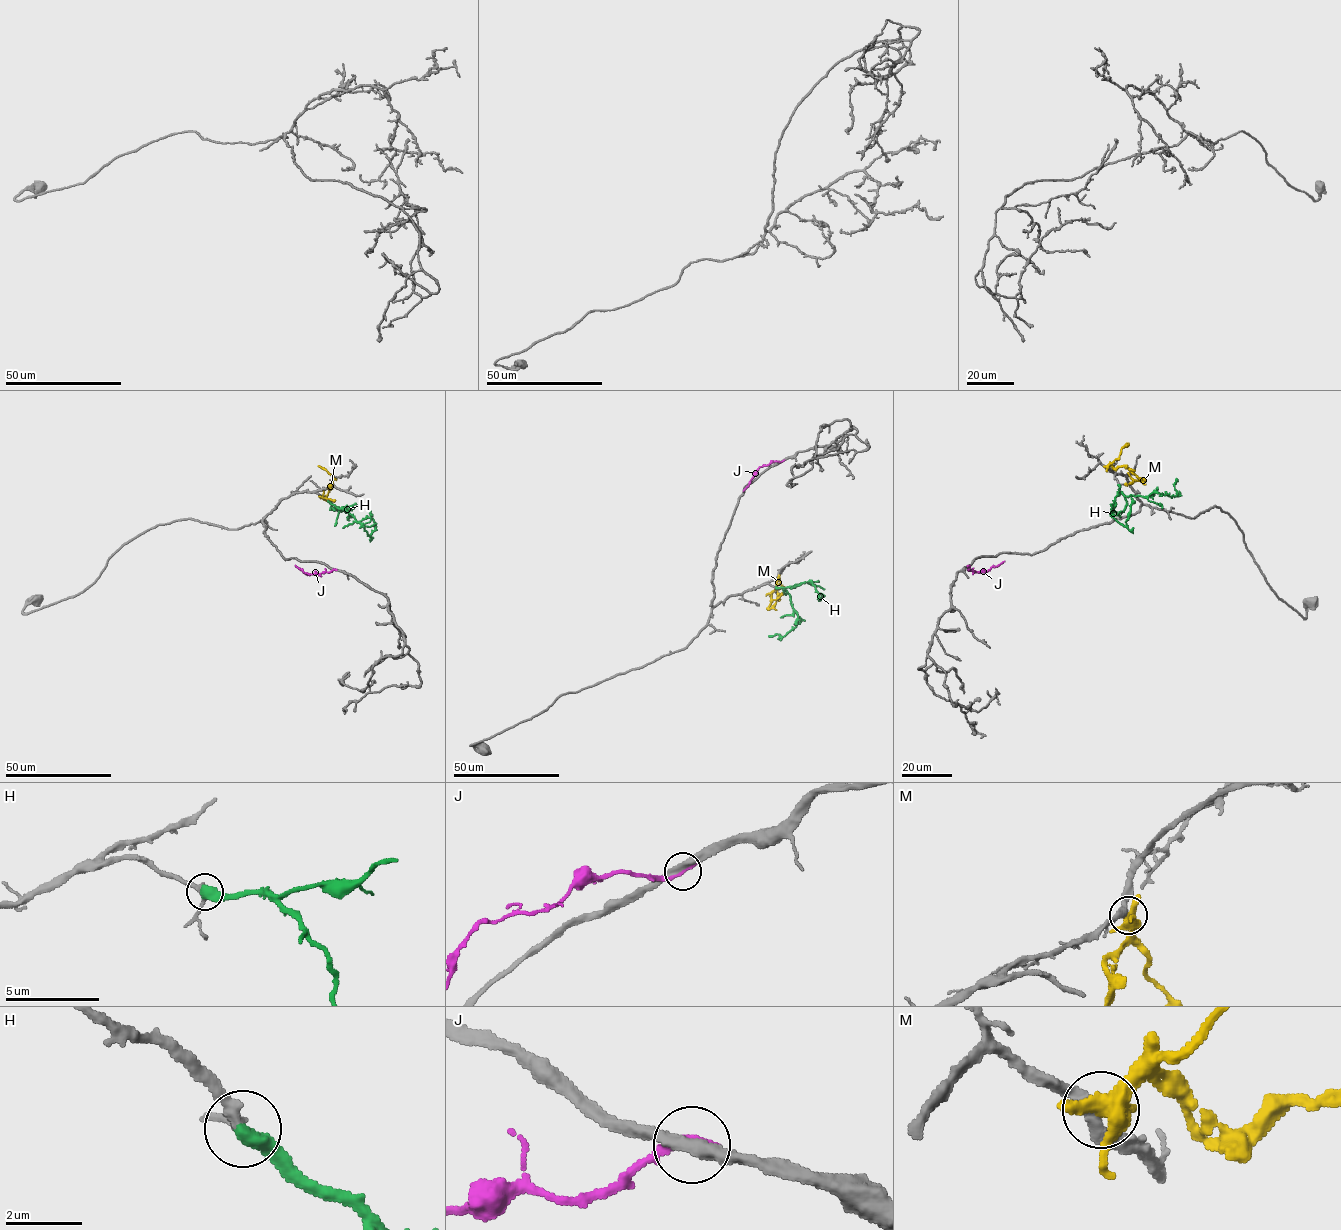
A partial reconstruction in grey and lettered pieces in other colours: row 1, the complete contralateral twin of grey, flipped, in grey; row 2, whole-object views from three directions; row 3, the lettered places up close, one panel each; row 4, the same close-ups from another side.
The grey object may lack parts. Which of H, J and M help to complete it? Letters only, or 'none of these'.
H

